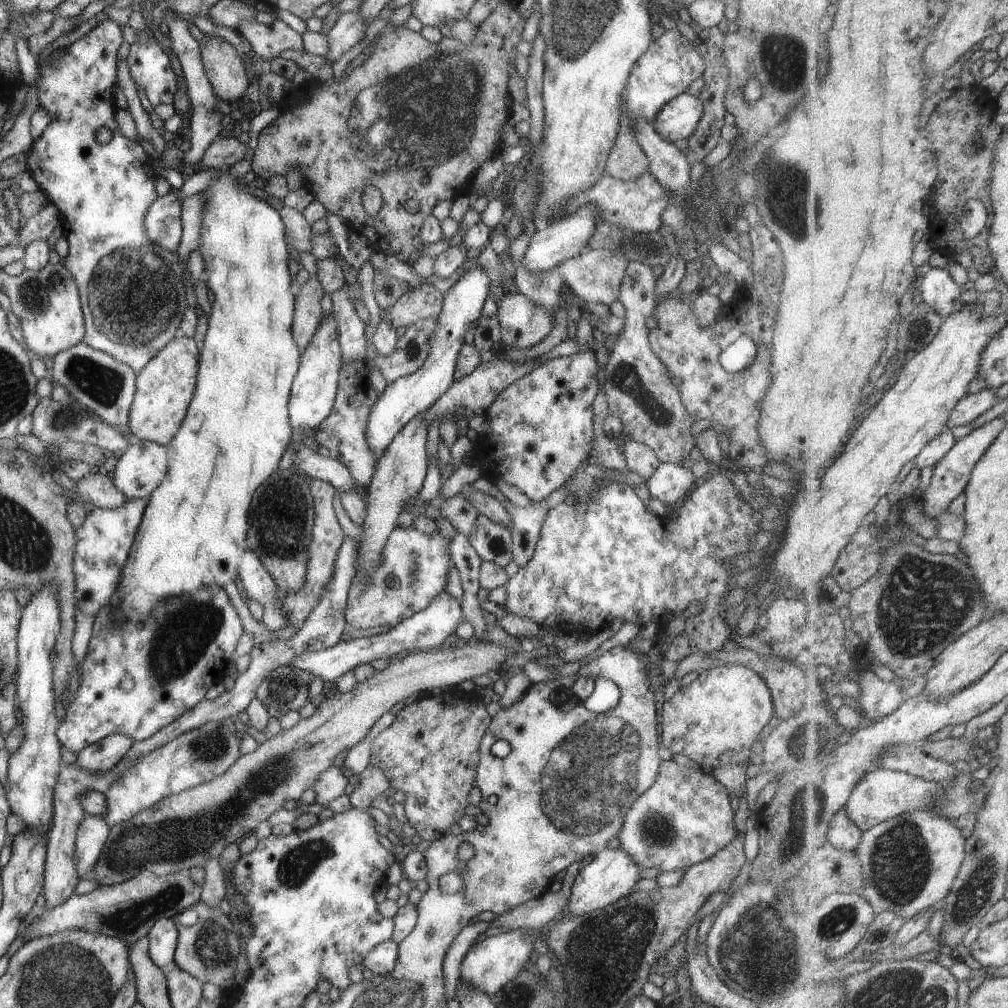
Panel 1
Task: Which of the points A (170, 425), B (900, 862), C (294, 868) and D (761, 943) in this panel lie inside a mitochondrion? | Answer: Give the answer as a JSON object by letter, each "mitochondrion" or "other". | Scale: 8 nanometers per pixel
{"A":"other","B":"mitochondrion","C":"mitochondrion","D":"mitochondrion"}

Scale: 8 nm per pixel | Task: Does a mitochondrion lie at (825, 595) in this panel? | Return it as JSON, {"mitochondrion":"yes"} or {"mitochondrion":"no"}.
{"mitochondrion":"no"}

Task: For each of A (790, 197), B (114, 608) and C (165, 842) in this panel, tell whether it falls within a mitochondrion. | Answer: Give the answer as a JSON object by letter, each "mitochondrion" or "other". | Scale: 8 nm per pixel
{"A":"mitochondrion","B":"other","C":"mitochondrion"}

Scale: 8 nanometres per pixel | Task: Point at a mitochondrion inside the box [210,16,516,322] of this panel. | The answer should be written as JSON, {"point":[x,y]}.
{"point":[418,118]}

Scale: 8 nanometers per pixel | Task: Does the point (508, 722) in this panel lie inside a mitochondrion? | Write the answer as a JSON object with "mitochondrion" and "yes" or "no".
{"mitochondrion":"no"}

